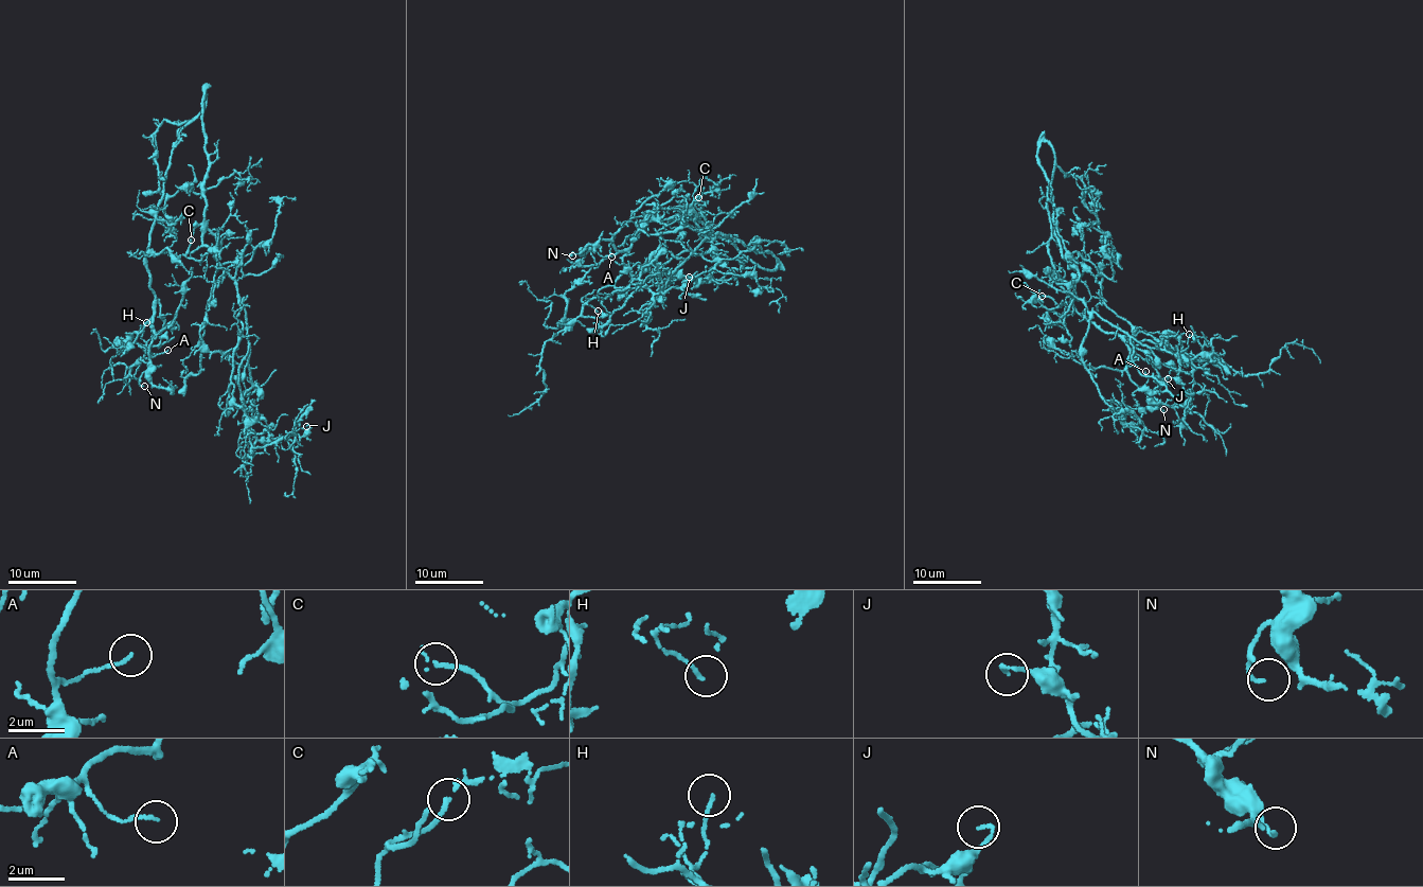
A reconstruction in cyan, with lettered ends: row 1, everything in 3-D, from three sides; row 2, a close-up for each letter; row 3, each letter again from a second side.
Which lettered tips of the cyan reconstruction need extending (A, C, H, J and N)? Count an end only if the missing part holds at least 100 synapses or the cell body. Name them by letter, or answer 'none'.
N

